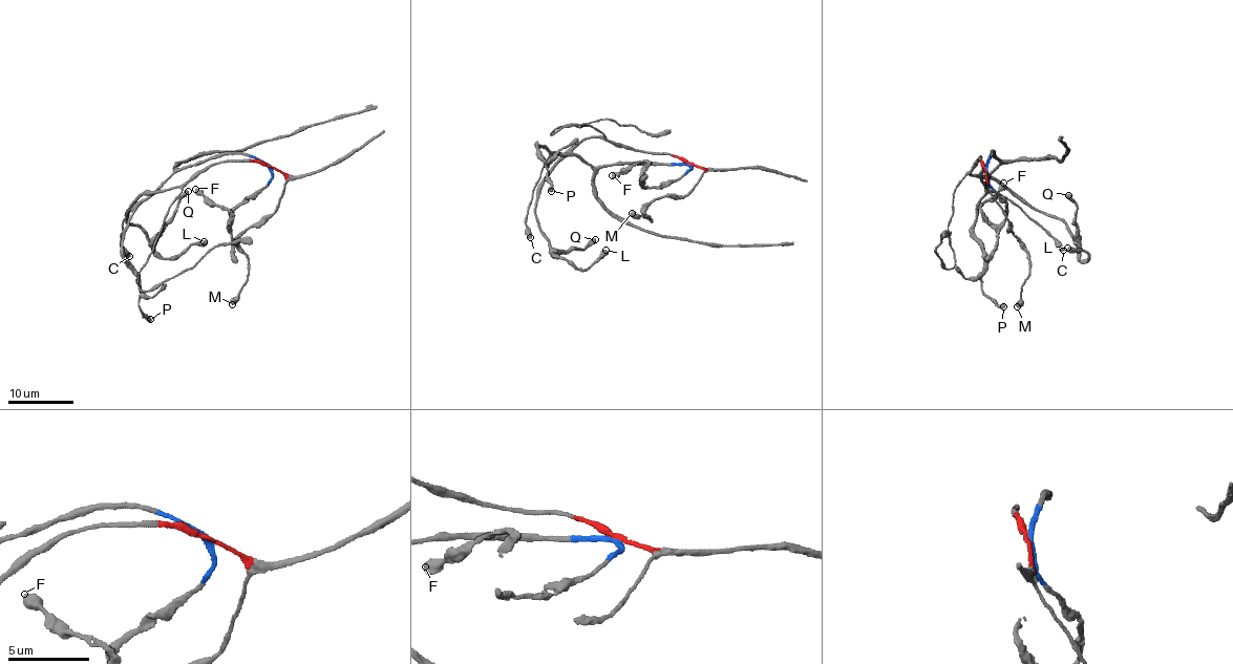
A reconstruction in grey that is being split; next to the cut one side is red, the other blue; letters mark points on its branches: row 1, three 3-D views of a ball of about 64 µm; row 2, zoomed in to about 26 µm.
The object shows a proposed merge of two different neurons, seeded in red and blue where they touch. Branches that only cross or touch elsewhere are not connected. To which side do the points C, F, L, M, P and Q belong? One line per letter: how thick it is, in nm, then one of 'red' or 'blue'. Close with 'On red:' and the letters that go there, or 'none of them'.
C: 500 nm | blue
F: 550 nm | blue
L: 600 nm | red
M: 650 nm | red
P: 460 nm | blue
Q: 480 nm | red
On red: L, M, Q

